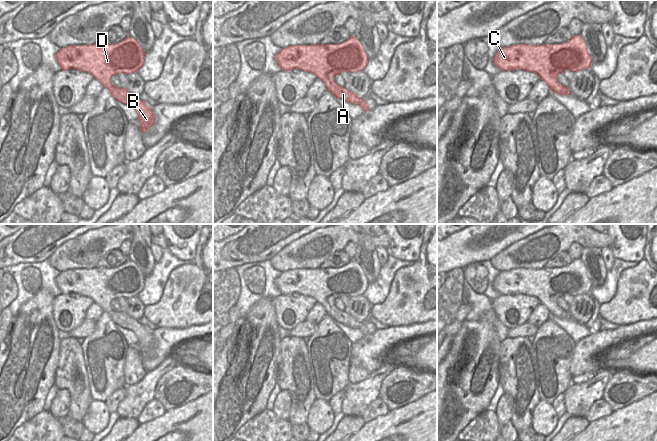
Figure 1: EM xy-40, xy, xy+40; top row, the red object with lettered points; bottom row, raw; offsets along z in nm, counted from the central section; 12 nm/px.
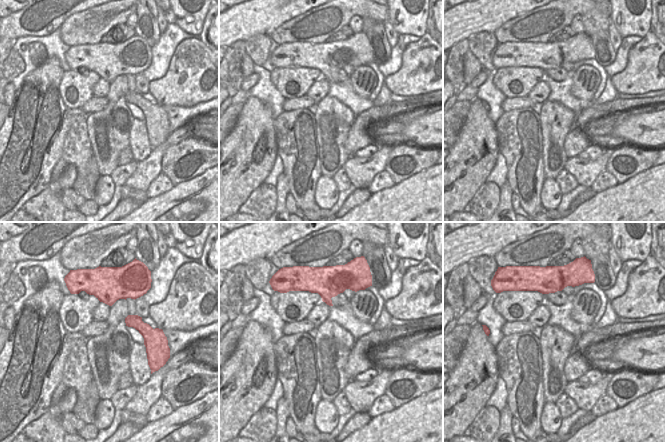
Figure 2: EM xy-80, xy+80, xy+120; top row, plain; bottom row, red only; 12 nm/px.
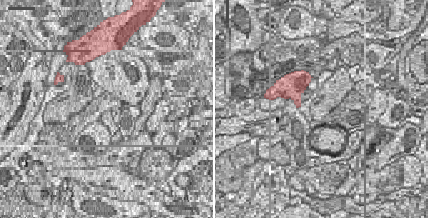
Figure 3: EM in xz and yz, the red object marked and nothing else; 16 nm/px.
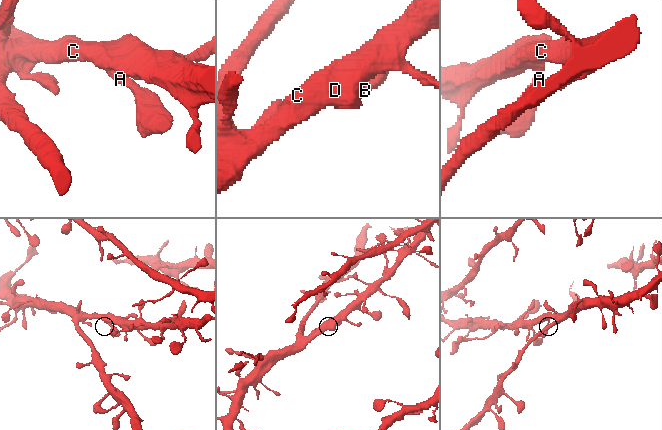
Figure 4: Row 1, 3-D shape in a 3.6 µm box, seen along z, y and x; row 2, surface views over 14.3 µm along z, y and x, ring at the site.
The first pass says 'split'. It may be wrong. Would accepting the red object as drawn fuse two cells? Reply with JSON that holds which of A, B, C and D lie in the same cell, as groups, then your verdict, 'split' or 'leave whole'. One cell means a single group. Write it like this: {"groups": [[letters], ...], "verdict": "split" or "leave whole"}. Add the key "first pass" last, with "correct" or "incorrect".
{"groups": [["A", "B", "C", "D"]], "verdict": "leave whole", "first pass": "incorrect"}

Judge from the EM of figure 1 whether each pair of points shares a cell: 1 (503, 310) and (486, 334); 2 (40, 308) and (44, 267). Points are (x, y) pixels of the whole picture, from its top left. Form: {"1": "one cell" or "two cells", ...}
{"1": "two cells", "2": "two cells"}

